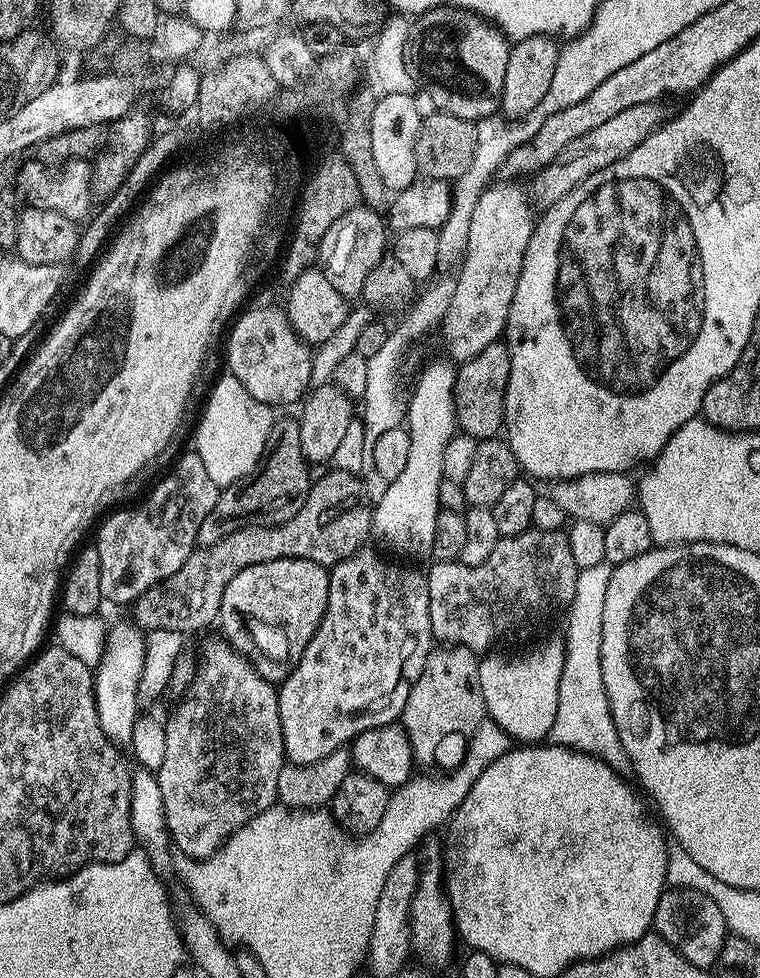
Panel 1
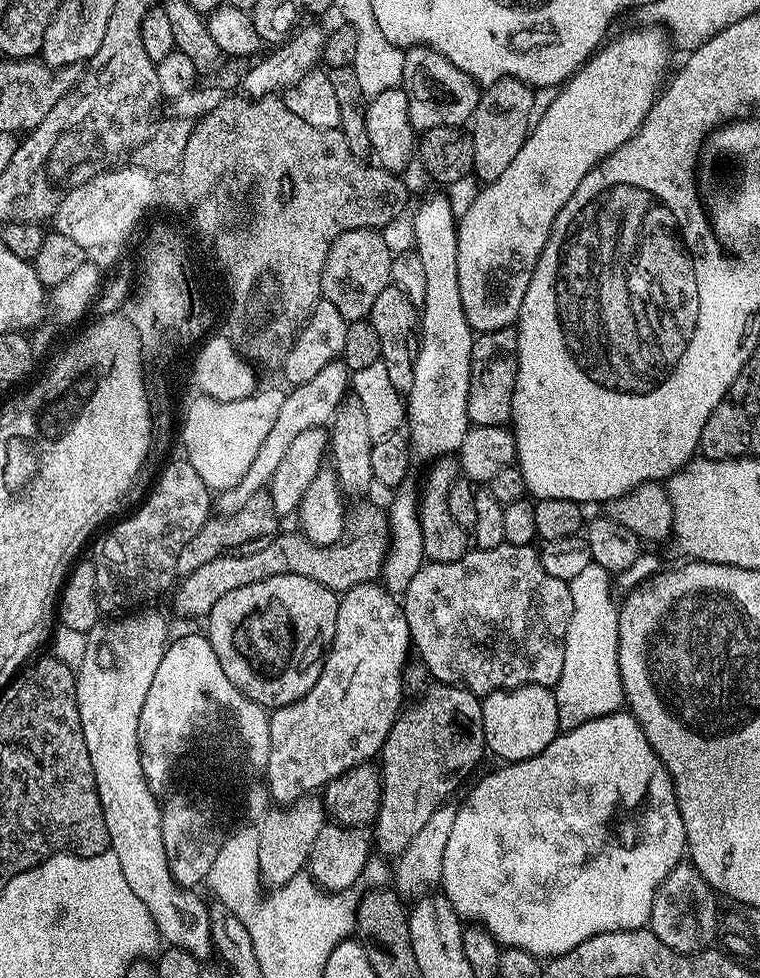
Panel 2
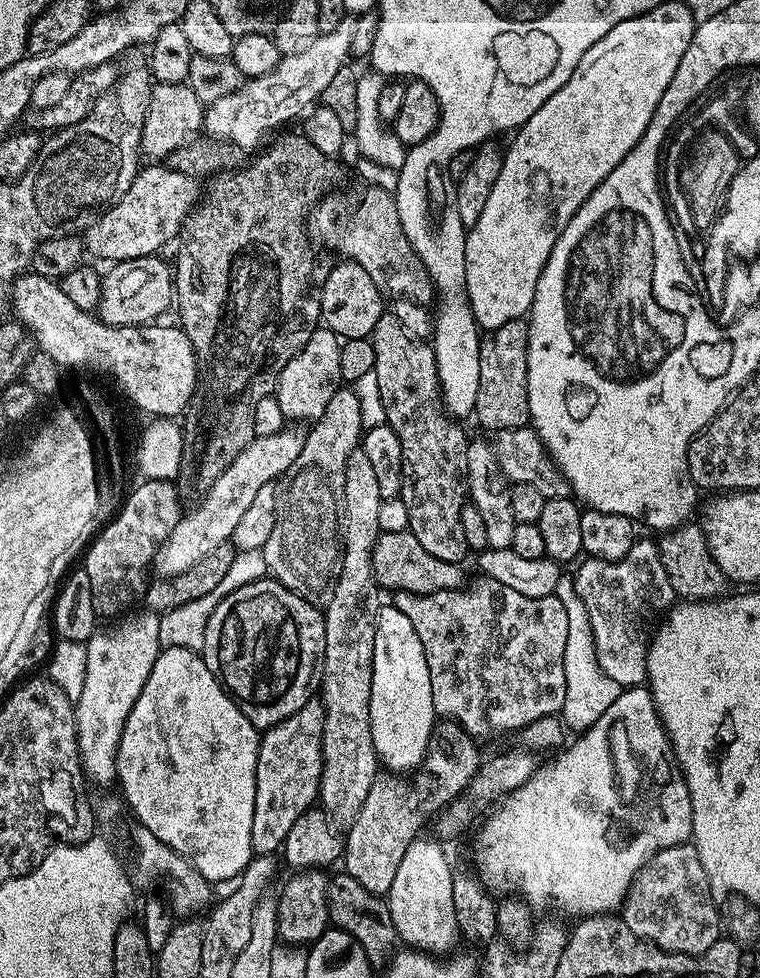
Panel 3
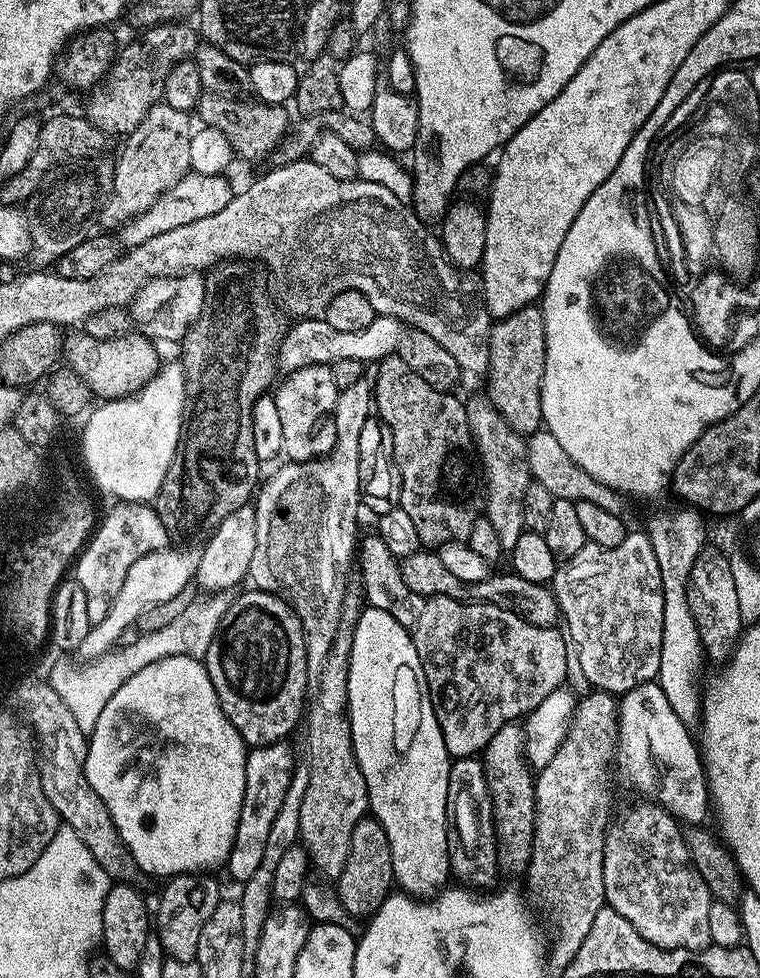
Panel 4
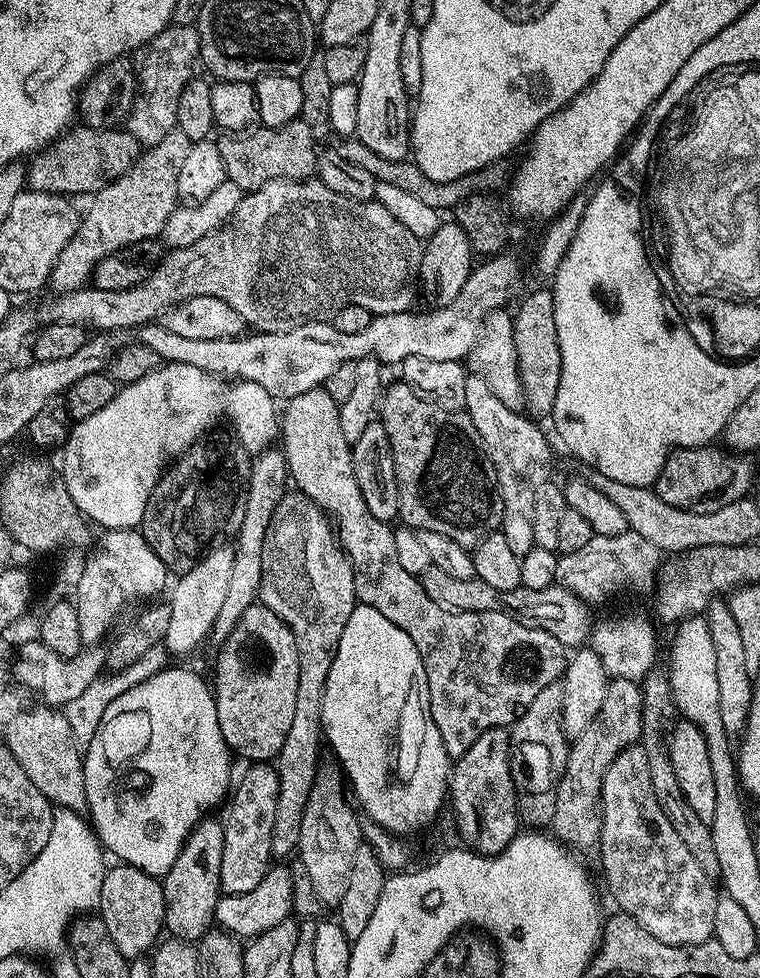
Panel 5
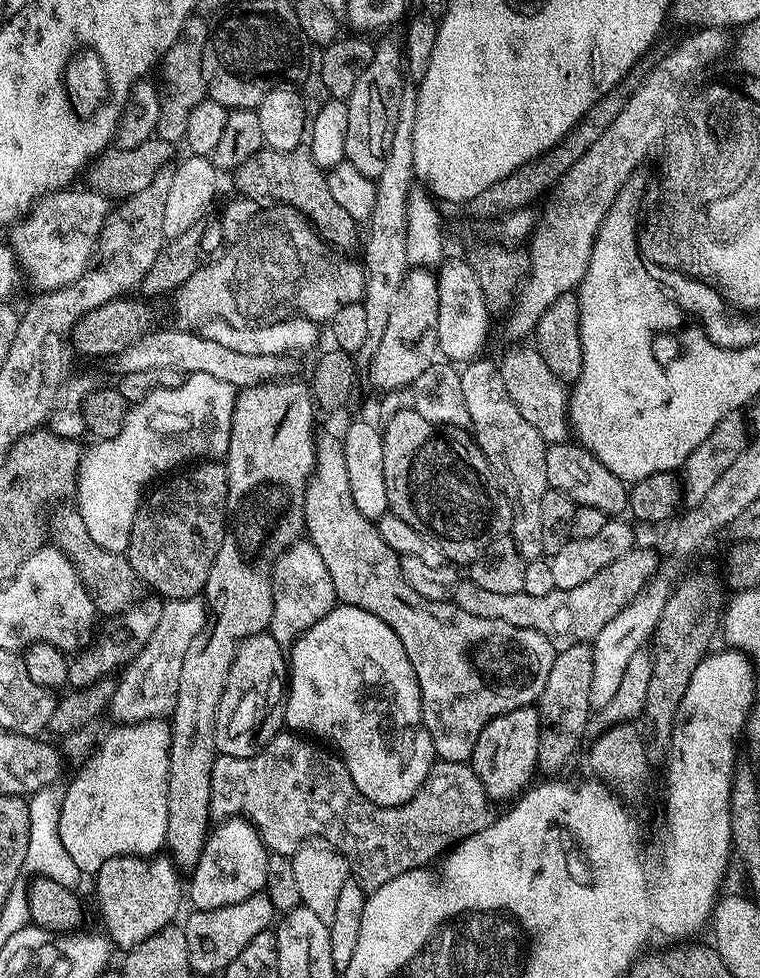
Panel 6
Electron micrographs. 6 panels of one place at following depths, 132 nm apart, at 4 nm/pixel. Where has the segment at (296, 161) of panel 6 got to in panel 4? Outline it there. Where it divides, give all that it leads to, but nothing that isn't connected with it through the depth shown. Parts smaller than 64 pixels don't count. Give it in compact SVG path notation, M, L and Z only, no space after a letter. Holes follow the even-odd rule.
M213 92L200 95L200 100L194 109L195 115L200 115L199 123L206 128L222 130L232 144L232 151L244 160L260 160L271 154L279 146L280 139L288 132L290 119L289 109L282 104L264 104L255 98L237 98L234 96L219 96Z

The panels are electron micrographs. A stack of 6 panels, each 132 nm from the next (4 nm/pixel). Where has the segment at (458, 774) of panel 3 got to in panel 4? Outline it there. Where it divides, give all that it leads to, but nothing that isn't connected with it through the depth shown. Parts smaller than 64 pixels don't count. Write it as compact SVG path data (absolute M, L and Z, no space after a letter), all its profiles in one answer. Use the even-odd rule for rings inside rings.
M375 818L360 820L358 826L354 826L354 838L350 838L350 854L335 885L336 894L353 918L370 918L380 909L393 888L390 842L386 838L386 830L382 830Z

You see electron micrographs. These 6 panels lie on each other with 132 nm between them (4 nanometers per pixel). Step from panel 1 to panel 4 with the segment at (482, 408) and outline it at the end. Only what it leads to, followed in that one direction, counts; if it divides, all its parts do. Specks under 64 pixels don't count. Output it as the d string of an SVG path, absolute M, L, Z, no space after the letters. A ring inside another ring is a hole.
M529 306L495 321L488 335L490 338L490 362L486 379L486 395L506 418L506 422L522 437L533 436L541 431L544 423L542 414L542 374L546 370L546 322L539 307Z

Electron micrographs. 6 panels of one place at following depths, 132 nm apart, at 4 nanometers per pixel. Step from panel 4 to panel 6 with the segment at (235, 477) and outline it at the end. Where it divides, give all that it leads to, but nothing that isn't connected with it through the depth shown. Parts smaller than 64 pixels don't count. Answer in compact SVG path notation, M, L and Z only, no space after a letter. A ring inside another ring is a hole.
M200 462L200 463L197 463L195 467L193 468L196 468L193 470L193 472L188 472L185 474L185 476L173 475L171 478L168 478L168 479L173 478L173 480L166 481L165 484L161 486L161 488L153 487L151 491L147 493L146 499L143 501L143 503L141 503L140 508L136 512L136 517L134 518L134 526L132 527L132 533L130 534L130 542L128 543L128 551L126 555L127 555L128 561L130 562L130 566L132 567L132 569L135 570L136 575L140 577L141 581L143 581L143 583L147 585L147 587L149 584L149 586L152 587L154 591L156 591L153 593L155 593L157 597L163 598L165 601L190 600L190 599L199 597L201 593L203 593L204 587L206 586L206 582L208 581L208 575L210 574L210 566L214 566L214 558L218 554L218 546L222 546L222 538L224 537L224 529L228 523L228 469L227 467L225 467L225 465L220 462Z

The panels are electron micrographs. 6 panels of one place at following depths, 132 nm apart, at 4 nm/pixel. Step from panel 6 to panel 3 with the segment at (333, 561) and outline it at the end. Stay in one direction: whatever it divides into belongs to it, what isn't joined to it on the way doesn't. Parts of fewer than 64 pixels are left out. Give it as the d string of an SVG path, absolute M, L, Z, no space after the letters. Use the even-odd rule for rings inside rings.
M323 326L310 334L310 342L286 362L286 370L282 370L280 380L276 384L274 402L282 408L285 421L308 420L315 422L326 414L326 408L330 406L330 398L340 387L340 367L342 366L342 354L340 353L341 339L335 336L328 328ZM481 575L480 580L476 580L467 585L466 590L454 592L435 592L434 594L414 594L413 592L396 592L394 603L406 618L410 618L410 623L414 625L414 631L422 642L422 650L426 650L426 666L430 666L430 690L434 698L434 710L437 717L452 720L457 728L464 731L465 735L473 738L480 736L492 736L495 732L512 732L522 730L530 722L538 718L556 716L563 713L566 702L566 634L570 631L570 622L566 618L566 606L559 596L553 594L542 598L526 598L526 594L518 594L518 590L510 590L510 586L502 586L494 578Z

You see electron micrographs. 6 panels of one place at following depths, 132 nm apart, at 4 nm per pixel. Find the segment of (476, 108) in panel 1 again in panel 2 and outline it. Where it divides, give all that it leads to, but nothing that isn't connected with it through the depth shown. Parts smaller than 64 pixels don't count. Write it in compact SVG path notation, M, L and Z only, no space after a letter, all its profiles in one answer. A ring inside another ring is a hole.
M417 46L404 52L403 90L410 106L410 126L417 134L440 127L459 128L471 121L482 92L472 77L467 76L433 48Z

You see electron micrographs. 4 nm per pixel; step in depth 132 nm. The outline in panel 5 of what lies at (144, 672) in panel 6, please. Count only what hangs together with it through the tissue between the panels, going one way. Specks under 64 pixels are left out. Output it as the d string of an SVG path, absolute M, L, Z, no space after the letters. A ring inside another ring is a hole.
M216 546L199 560L193 568L179 577L180 580L171 589L172 601L167 601L170 610L170 624L166 626L163 647L169 653L190 652L209 637L212 623L222 610L222 601L226 599L226 586L230 583L230 569L234 566L234 551L228 546Z

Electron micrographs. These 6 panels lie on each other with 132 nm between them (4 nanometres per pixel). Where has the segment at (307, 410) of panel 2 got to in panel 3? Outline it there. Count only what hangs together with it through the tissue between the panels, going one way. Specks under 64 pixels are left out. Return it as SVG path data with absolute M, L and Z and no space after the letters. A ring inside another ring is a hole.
M285 426L272 436L257 435L255 440L222 470L222 474L210 486L210 490L203 493L200 505L192 513L181 515L178 526L174 528L170 538L161 546L159 554L154 561L154 572L157 577L167 578L177 576L194 562L202 562L210 550L229 543L234 534L234 526L242 519L242 514L250 507L250 502L258 498L258 490L262 486L276 482L280 475L291 473L298 454L302 454L305 433L295 432L295 427Z

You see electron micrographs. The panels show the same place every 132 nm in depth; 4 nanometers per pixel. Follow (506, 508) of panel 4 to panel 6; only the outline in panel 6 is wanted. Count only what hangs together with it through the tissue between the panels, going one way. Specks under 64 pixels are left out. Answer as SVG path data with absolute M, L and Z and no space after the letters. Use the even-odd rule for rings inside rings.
M475 358L463 365L460 372L462 398L466 398L466 410L470 410L470 432L482 450L496 483L512 503L512 527L510 535L518 554L525 562L544 556L542 550L542 494L549 490L546 478L546 450L542 434L522 418L522 410L514 406L506 386L502 382L499 363L494 359Z

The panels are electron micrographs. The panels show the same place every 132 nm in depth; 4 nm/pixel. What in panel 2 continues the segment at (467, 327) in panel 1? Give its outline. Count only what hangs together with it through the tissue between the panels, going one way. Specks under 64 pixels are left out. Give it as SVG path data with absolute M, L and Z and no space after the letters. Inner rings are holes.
M659 26L643 27L605 43L574 73L560 90L564 92L557 91L548 109L539 113L514 162L510 162L510 166L506 166L504 173L496 180L485 183L477 191L468 209L459 213L456 226L458 290L462 293L462 310L466 310L466 322L472 327L473 333L483 334L510 328L519 321L522 298L526 298L526 286L530 286L538 258L544 255L544 247L562 206L570 202L570 194L578 190L578 182L590 174L592 167L614 154L618 146L622 146L639 130L657 96L661 95L662 85L669 75L670 37Z

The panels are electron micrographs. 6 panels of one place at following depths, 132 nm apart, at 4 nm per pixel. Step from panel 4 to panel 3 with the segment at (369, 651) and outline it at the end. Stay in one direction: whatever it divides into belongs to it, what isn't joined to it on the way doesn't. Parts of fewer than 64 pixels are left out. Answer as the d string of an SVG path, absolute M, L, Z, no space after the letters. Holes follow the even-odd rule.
M385 603L378 614L374 634L370 694L370 732L374 738L377 761L383 767L385 764L388 767L385 769L392 774L408 774L419 769L424 755L428 753L428 743L437 723L430 690L430 666L426 666L426 650L422 650L422 642L410 618L406 618L395 603ZM417 838L410 842L402 863L398 865L398 874L394 874L394 883L386 894L390 918L394 922L394 930L401 941L404 940L409 949L429 954L448 954L460 936L458 922L454 918L454 882L452 881L453 865L448 865L448 856L444 853L445 845L439 839L424 840Z

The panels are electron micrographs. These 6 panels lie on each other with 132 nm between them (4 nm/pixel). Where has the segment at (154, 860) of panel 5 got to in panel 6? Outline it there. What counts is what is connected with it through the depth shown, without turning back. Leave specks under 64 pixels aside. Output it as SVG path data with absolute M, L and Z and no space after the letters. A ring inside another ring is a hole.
M167 719L120 724L95 745L80 773L60 796L58 834L81 874L95 874L110 858L154 856L168 838L168 751L172 730Z

